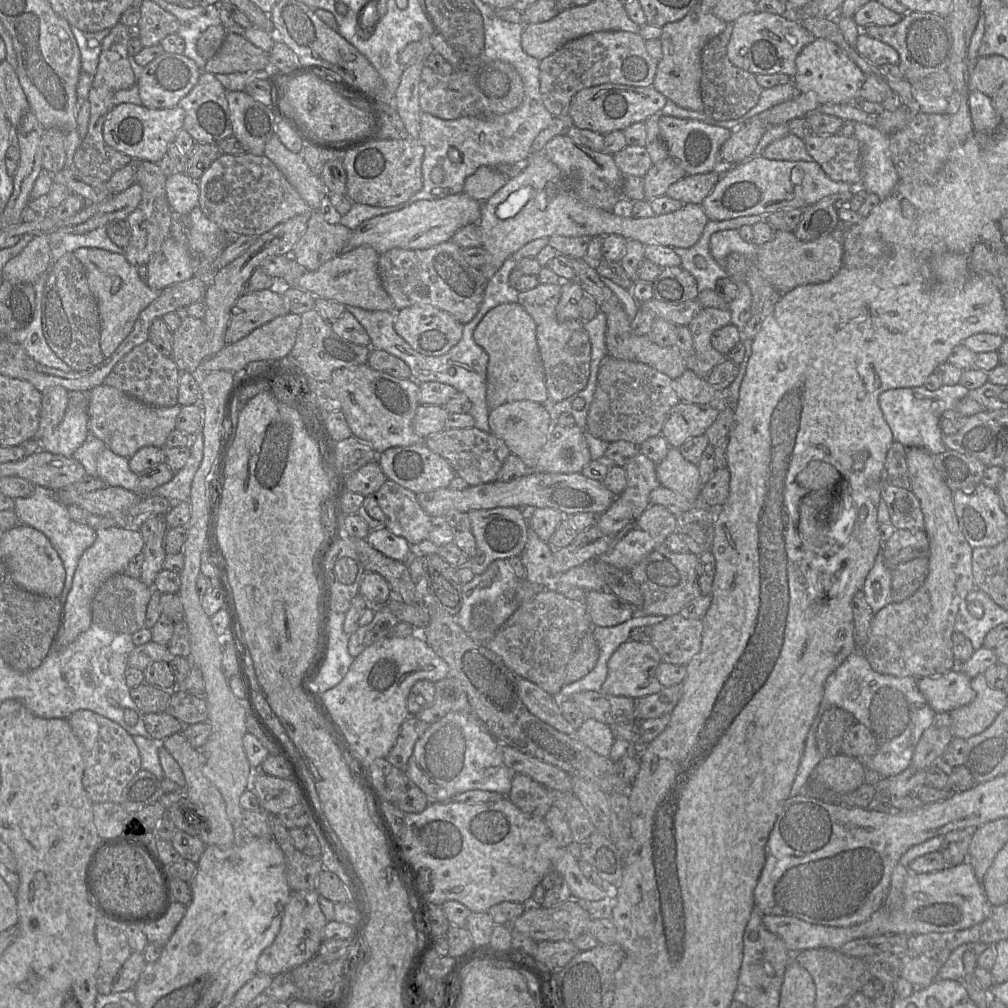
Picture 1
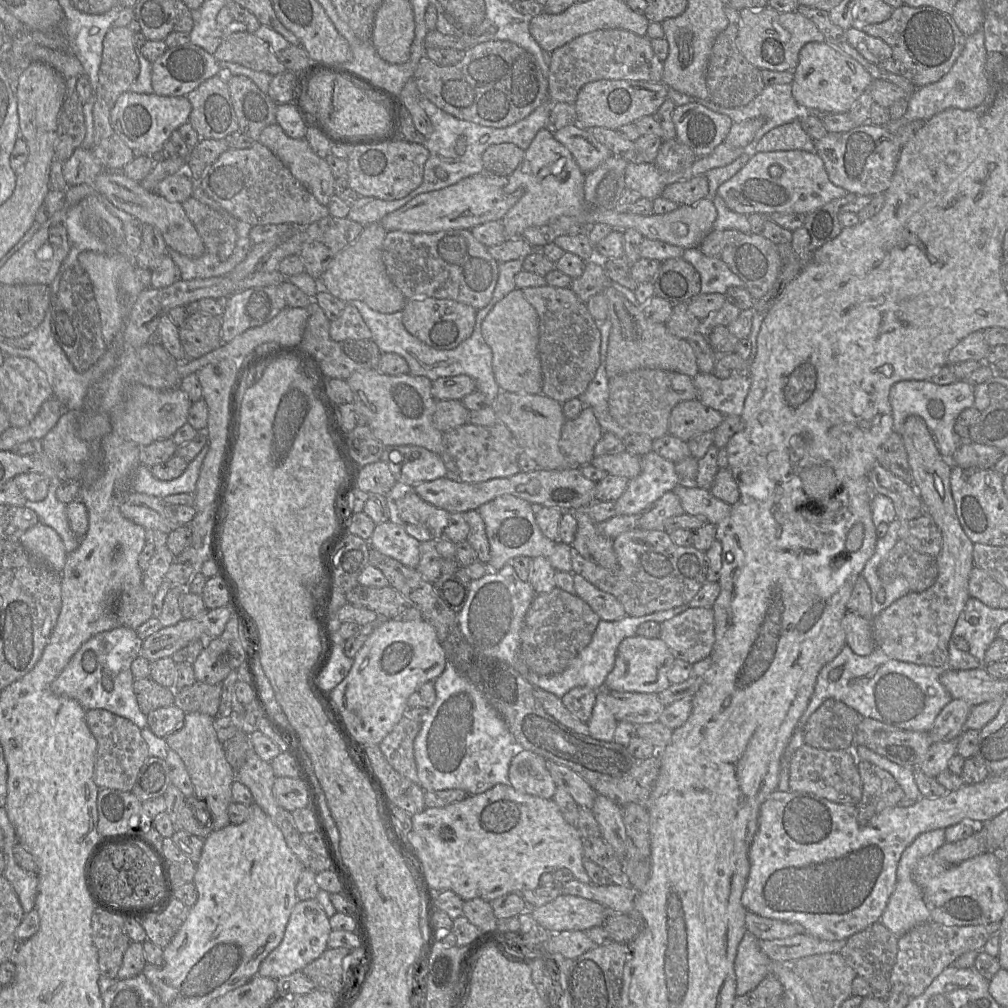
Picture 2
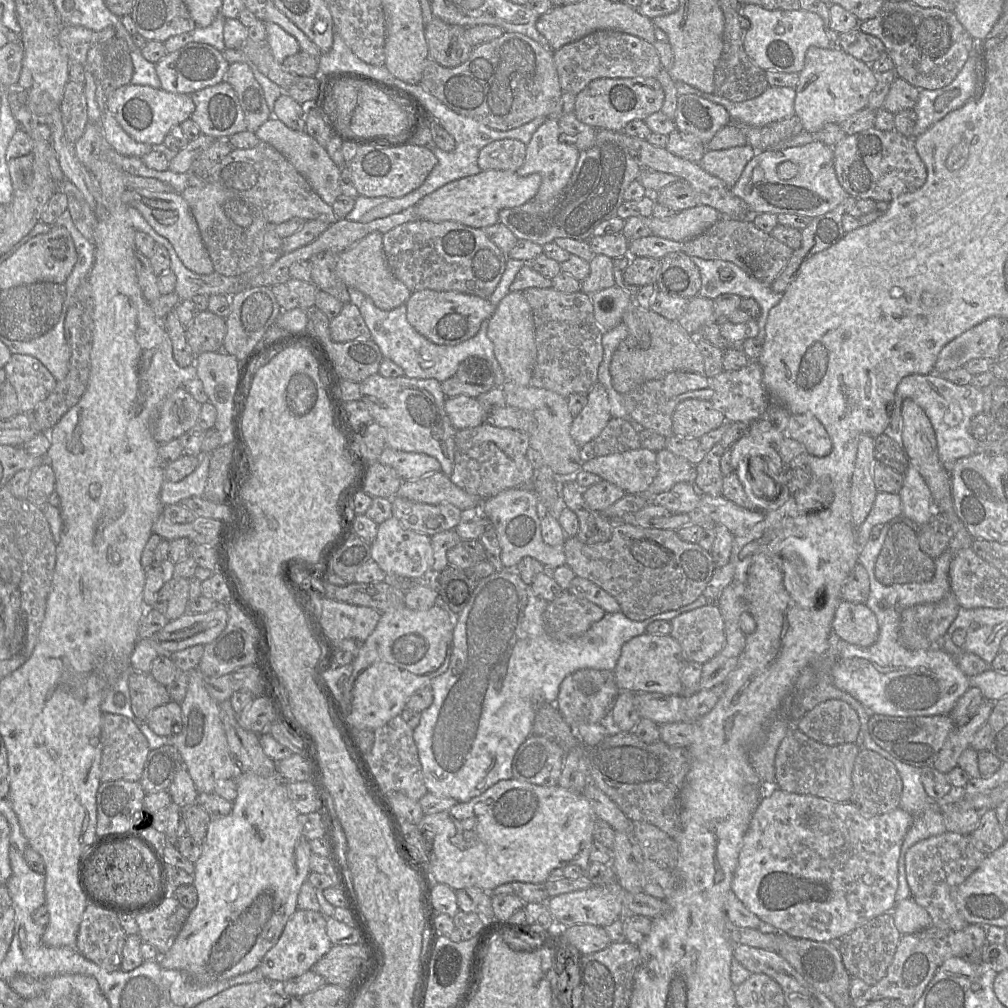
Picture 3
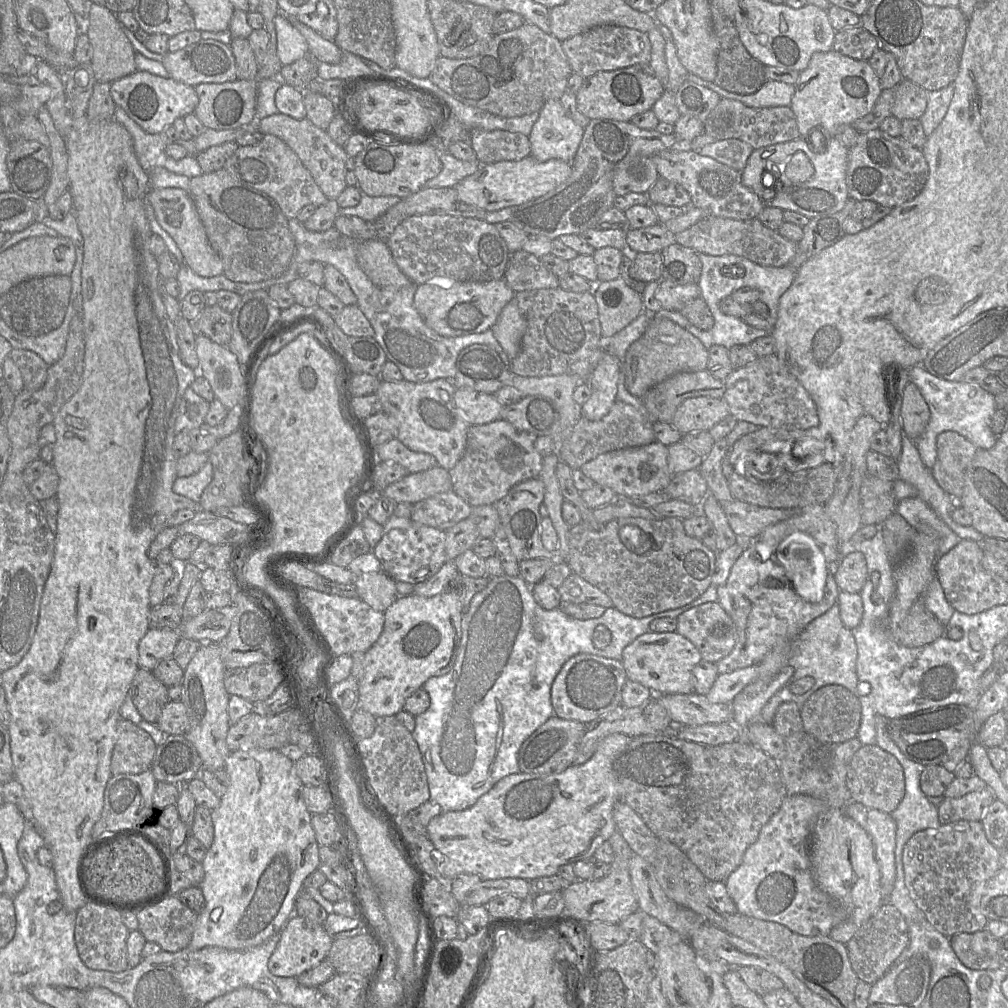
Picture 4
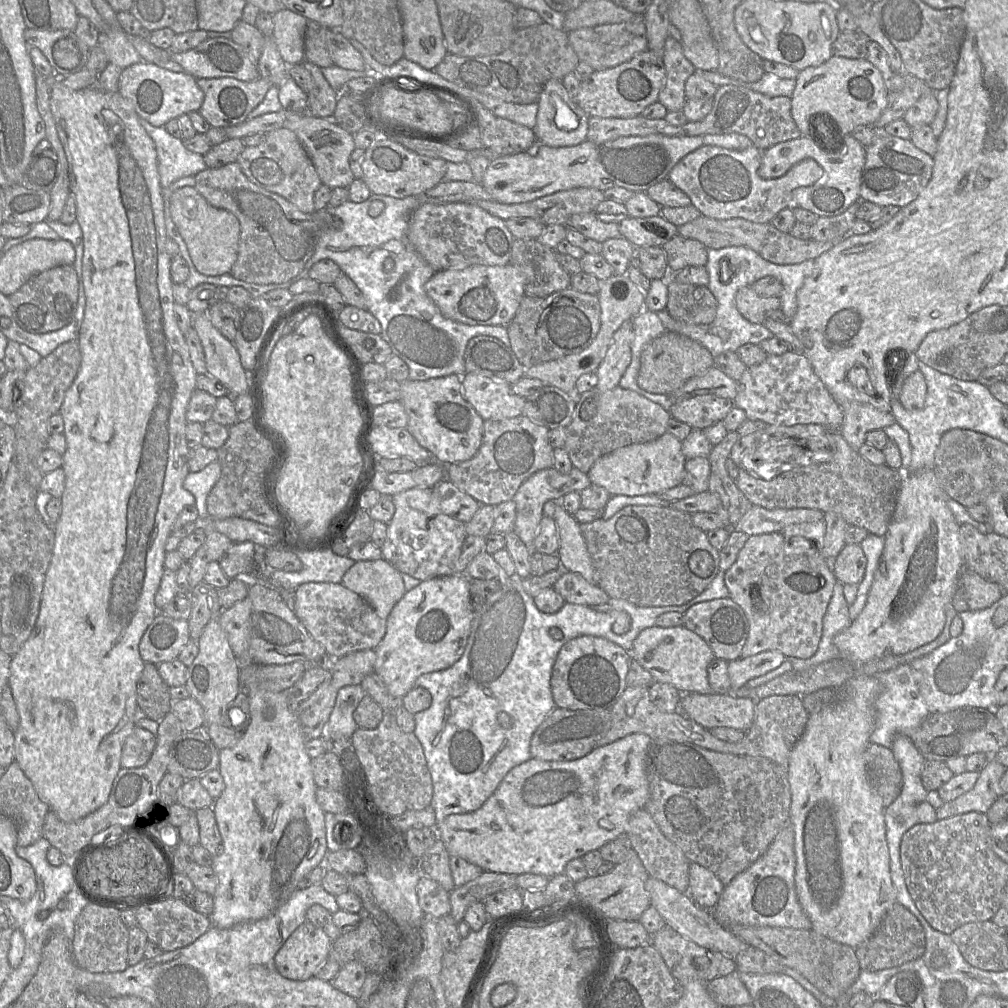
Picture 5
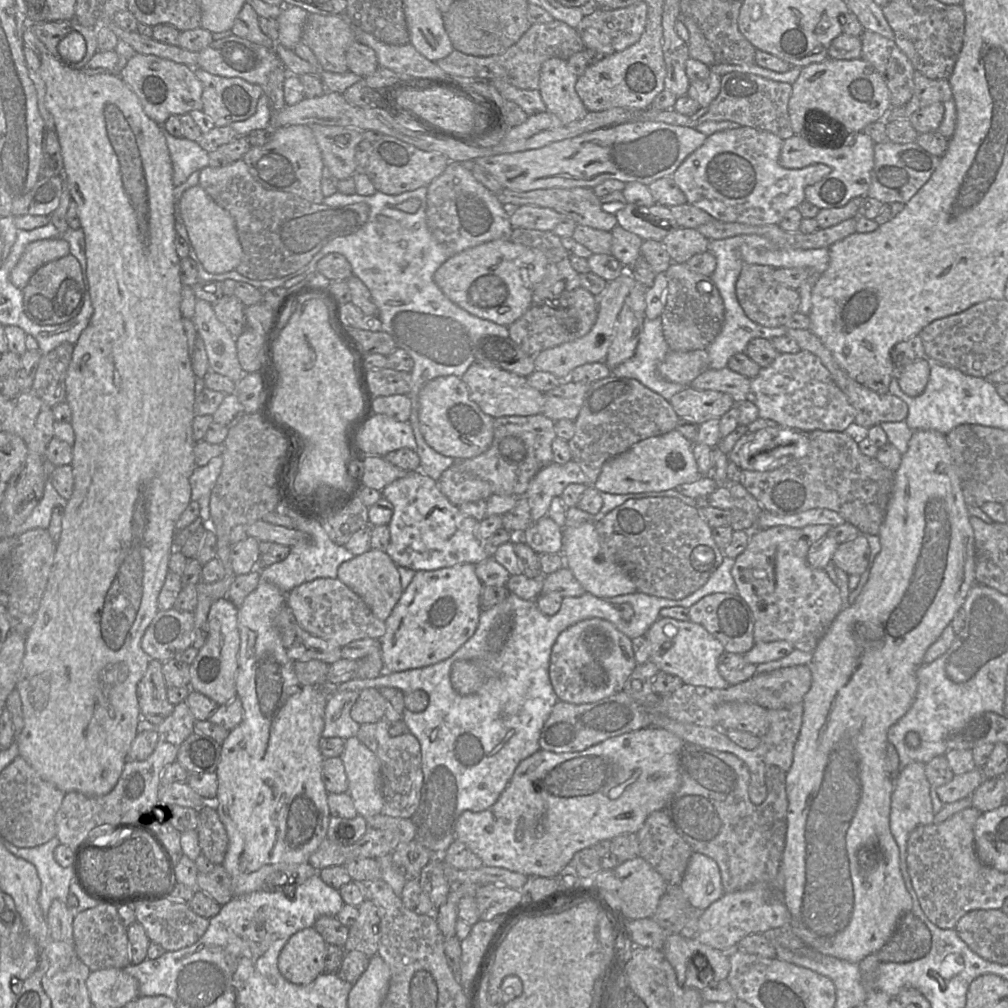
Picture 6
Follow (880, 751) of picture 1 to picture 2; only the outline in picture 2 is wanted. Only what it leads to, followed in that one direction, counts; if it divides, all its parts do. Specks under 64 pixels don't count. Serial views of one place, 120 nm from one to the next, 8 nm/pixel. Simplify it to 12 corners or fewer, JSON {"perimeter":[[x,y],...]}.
{"perimeter":[[845,645],[817,676],[781,756],[777,790],[807,720],[827,699],[929,732],[952,700],[945,669]]}

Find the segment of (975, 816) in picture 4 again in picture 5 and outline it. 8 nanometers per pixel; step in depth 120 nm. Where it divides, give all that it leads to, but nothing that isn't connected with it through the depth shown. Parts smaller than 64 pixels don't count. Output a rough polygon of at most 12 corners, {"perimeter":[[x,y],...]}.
{"perimeter":[[991,757],[974,787],[936,810],[937,820],[987,813],[1006,771]]}

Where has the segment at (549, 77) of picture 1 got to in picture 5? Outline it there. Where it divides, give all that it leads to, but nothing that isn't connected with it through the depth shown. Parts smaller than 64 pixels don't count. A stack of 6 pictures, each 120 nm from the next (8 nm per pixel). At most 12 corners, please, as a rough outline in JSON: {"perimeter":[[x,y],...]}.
{"perimeter":[[644,14],[573,30],[579,61],[594,71],[648,49]]}

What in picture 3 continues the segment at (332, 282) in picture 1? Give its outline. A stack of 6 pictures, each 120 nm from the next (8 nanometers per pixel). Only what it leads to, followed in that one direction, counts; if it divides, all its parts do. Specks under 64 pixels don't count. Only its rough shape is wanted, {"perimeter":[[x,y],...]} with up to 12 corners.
{"perimeter":[[383,234],[337,256],[337,274],[382,310],[412,292],[389,270]]}

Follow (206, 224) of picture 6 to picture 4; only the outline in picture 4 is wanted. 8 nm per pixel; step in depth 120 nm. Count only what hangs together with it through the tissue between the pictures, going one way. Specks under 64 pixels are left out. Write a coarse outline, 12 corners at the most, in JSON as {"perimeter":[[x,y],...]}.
{"perimeter":[[151,188],[159,225],[199,276],[224,273],[195,203],[181,188]]}

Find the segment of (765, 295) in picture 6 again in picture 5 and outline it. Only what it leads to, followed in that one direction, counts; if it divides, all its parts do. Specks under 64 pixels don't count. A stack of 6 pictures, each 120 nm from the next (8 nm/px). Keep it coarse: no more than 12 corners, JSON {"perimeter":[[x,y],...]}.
{"perimeter":[[751,286],[736,293],[735,304],[748,321],[762,324],[780,309],[779,296],[760,296]]}

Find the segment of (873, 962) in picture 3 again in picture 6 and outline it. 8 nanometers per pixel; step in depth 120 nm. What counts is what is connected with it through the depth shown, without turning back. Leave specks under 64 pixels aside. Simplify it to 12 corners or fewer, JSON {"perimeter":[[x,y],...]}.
{"perimeter":[[905,913],[881,963],[911,962],[928,953],[930,931]]}

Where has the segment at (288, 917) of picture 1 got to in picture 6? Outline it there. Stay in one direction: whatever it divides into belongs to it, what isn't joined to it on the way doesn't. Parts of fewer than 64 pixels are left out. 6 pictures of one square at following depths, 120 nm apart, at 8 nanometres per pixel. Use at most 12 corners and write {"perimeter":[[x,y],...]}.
{"perimeter":[[314,927],[293,934],[281,975],[308,985],[324,972],[327,944]]}

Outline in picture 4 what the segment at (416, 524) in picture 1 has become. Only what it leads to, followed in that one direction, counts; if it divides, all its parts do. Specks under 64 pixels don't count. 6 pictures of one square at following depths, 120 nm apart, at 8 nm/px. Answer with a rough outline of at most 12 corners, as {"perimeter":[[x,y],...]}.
{"perimeter":[[453,491],[412,506],[413,522],[446,531],[472,506]]}

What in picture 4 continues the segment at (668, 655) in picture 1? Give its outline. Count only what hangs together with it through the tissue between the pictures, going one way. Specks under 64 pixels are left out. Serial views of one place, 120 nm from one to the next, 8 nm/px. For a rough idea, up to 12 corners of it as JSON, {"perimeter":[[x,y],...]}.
{"perimeter":[[719,602],[677,617],[705,661],[730,654],[736,629]]}

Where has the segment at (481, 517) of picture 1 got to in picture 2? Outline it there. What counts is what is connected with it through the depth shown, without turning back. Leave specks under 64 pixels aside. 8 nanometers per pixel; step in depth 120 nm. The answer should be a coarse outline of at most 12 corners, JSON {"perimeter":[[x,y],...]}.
{"perimeter":[[505,494],[481,505],[488,573],[518,556],[572,572],[571,545],[542,534],[529,502]]}

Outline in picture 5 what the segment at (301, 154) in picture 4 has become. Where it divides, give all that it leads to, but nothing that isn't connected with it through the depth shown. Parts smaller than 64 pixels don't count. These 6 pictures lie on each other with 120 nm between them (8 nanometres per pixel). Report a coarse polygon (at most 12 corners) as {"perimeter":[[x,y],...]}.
{"perimeter":[[291,113],[297,135],[322,184],[349,188],[354,135],[333,119]]}

